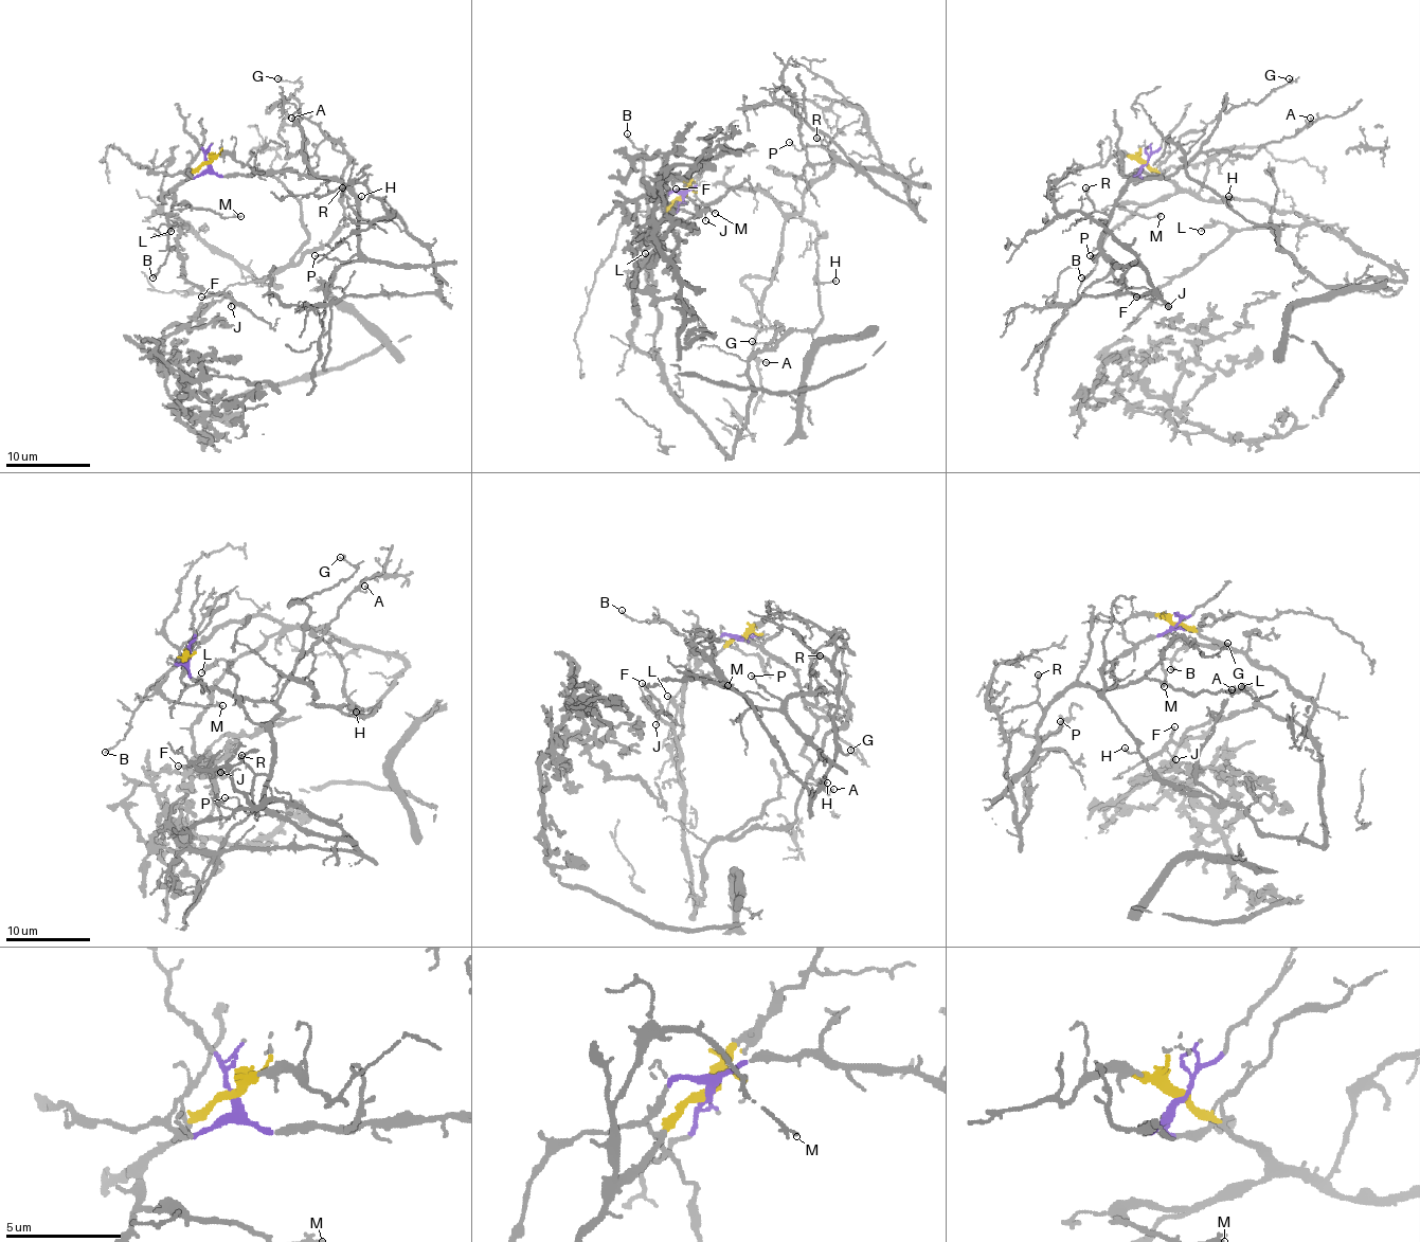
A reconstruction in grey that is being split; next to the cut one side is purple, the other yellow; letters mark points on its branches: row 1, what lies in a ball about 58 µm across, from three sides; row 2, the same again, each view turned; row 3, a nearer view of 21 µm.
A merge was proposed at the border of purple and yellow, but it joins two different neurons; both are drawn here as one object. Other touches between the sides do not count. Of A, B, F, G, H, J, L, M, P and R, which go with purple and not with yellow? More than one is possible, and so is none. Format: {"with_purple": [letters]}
{"with_purple": ["A", "G", "P", "R"]}

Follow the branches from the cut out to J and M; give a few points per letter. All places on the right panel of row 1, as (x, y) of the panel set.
J: (1146, 163), (1197, 199), (1256, 199), (1305, 220), (1235, 229), (1158, 290), (1152, 299), (1167, 307)
M: (1146, 163), (1167, 178), (1175, 191), (1144, 203), (1125, 203), (1122, 208), (1144, 216), (1161, 216)

